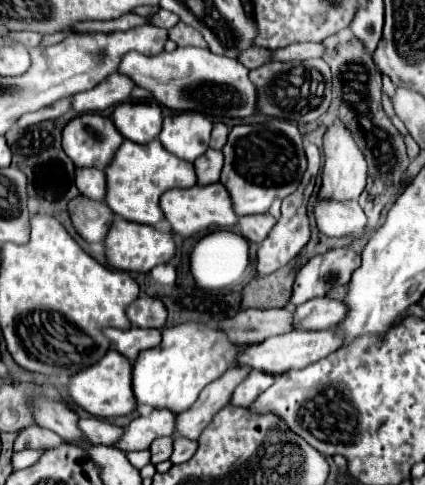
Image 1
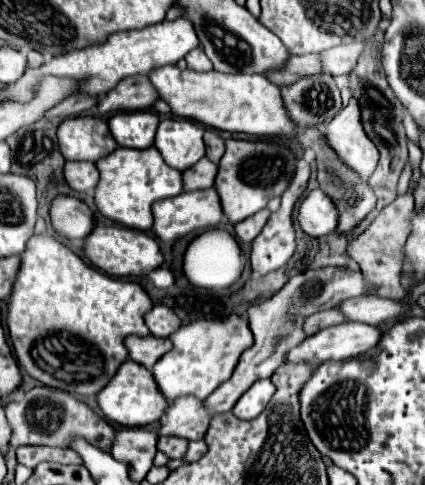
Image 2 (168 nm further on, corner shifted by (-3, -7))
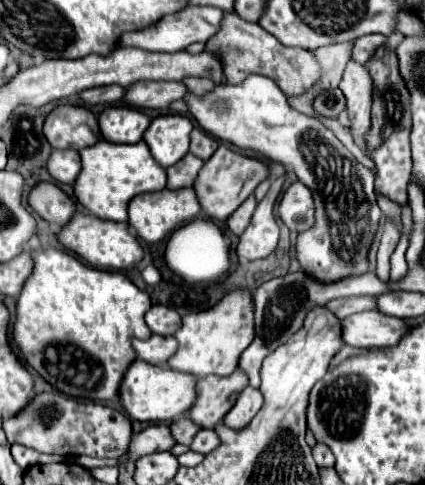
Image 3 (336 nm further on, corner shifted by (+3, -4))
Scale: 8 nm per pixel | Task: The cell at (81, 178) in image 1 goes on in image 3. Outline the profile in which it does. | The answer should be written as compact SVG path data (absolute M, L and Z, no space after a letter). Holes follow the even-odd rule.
M52 149L46 167L58 183L72 185L80 173L80 155L74 149Z

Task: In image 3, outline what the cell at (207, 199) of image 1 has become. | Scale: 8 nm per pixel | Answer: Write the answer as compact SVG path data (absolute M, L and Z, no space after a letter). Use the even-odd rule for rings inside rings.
M190 187L188 189L176 189L176 191L162 189L156 193L140 193L140 195L132 197L132 201L128 203L128 225L146 243L158 243L178 223L194 219L198 213L200 213L200 203L196 201L194 189L190 189Z

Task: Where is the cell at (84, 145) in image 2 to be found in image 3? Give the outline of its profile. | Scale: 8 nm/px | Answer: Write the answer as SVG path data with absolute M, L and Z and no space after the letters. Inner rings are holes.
M58 105L44 121L44 137L54 149L84 149L102 141L96 115L80 105Z

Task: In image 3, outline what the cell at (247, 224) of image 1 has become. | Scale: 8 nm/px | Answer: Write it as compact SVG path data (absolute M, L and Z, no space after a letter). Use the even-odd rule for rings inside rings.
M250 195L250 197L232 213L232 217L226 219L228 229L230 229L234 235L244 233L244 229L248 227L250 217L252 217L252 213L254 213L254 209L256 209L256 199L254 199L254 195Z

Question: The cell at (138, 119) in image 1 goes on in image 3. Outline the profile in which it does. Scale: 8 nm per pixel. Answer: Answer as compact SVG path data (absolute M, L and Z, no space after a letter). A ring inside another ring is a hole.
M110 105L98 115L100 133L110 143L138 143L148 129L148 117L126 105Z

